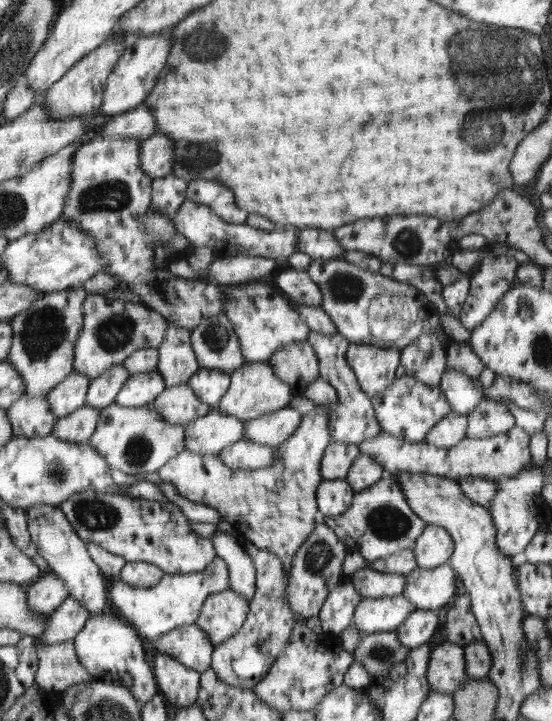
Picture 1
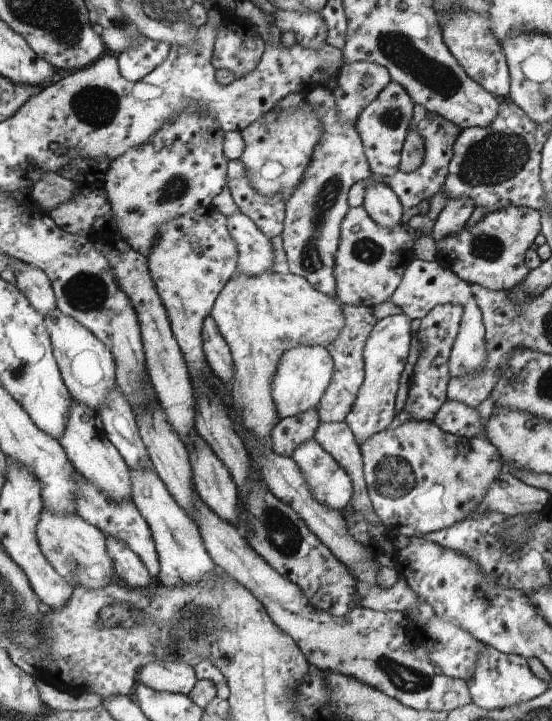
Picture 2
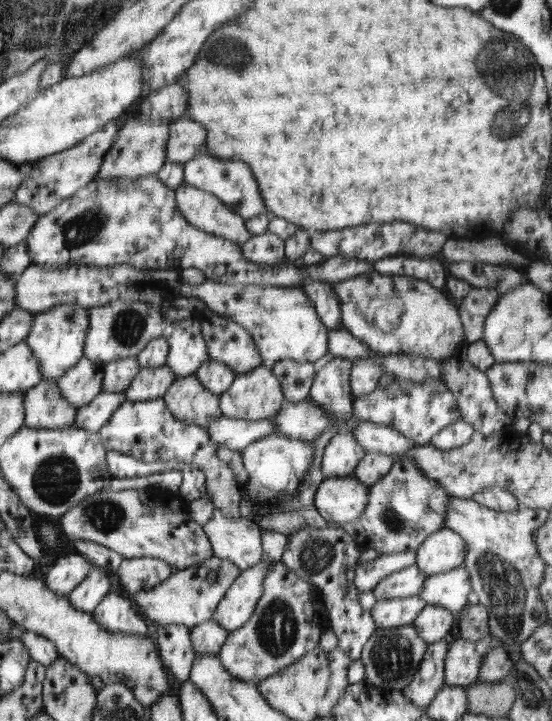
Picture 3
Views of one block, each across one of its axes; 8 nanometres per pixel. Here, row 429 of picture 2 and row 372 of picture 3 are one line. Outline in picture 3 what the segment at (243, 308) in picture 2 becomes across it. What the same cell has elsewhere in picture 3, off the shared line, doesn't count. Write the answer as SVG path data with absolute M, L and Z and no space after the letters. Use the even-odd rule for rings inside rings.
M264 364L245 373L237 374L236 380L220 395L221 414L226 418L258 421L274 417L286 403L284 387L272 368Z

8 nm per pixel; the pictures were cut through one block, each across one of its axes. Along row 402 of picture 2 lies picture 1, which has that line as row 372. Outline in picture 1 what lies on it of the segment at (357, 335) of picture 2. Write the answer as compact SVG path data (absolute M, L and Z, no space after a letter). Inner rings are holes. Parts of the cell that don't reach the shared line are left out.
M311 330L307 341L312 345L318 357L319 376L328 381L337 392L337 406L325 407L329 414L329 425L332 427L332 441L360 445L360 443L370 441L370 438L377 437L384 432L377 421L372 399L361 389L357 376L348 364L349 340L338 332L328 337L321 332Z

